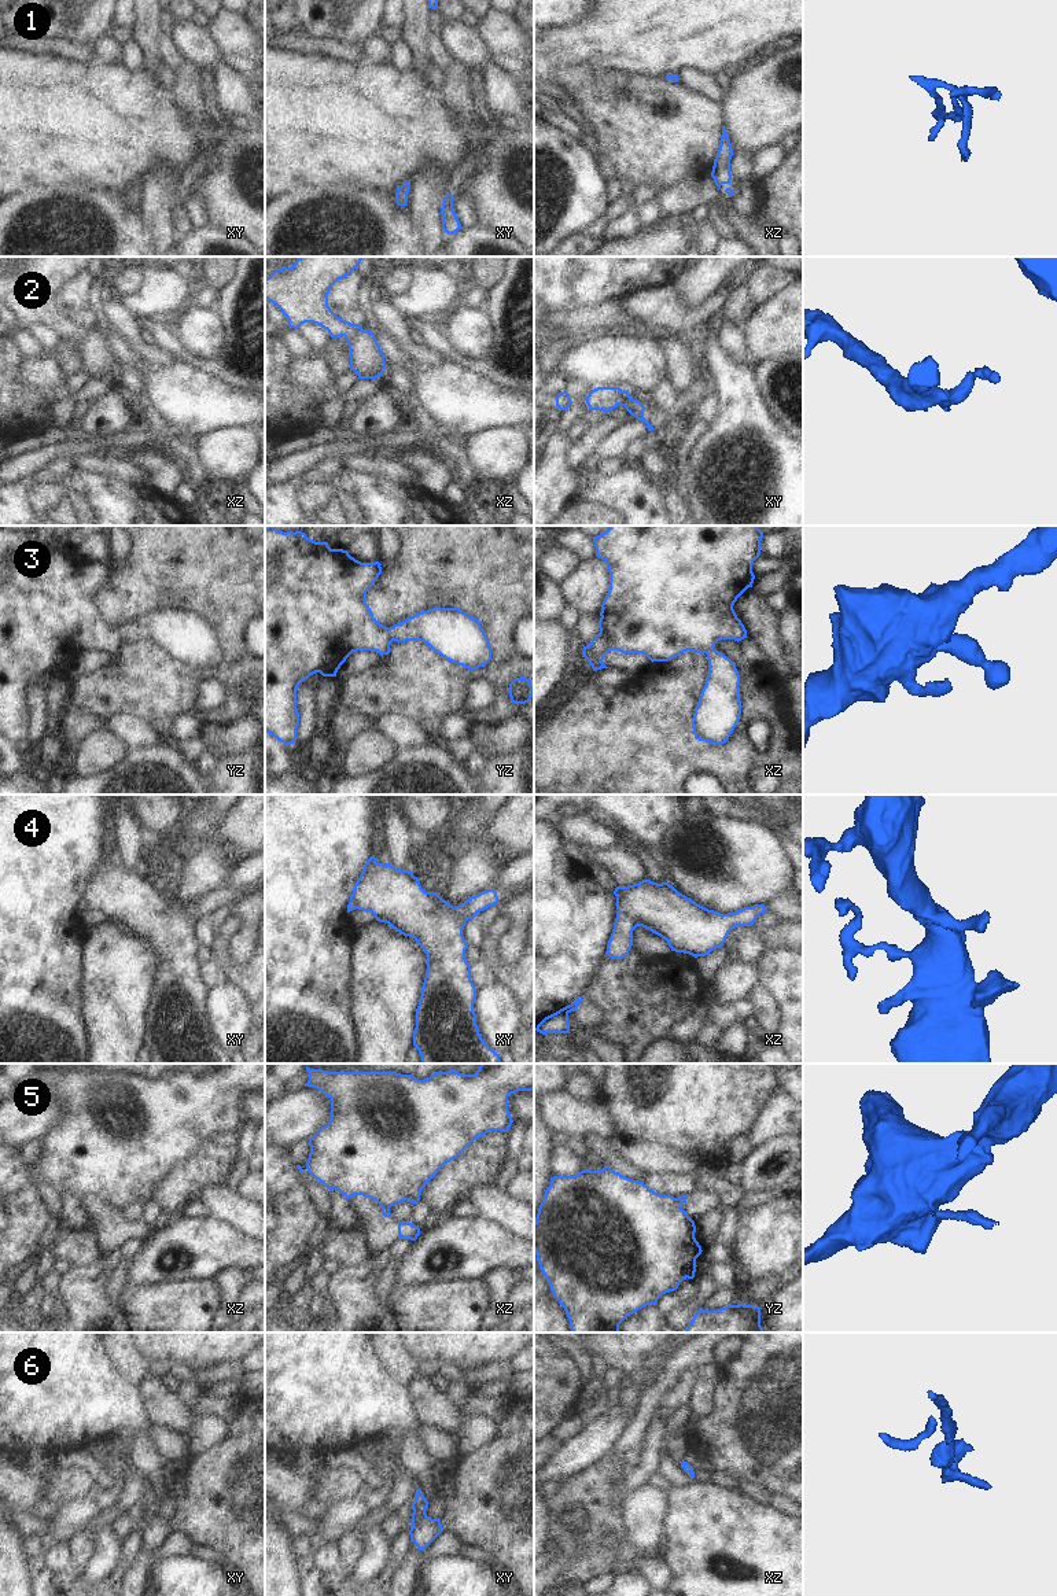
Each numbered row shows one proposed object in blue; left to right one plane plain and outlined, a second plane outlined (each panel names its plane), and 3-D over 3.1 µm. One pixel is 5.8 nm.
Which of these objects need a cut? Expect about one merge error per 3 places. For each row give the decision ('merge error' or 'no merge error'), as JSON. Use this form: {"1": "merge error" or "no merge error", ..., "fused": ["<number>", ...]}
{"1": "no merge error", "2": "no merge error", "3": "no merge error", "4": "no merge error", "5": "merge error", "6": "no merge error", "fused": ["5"]}

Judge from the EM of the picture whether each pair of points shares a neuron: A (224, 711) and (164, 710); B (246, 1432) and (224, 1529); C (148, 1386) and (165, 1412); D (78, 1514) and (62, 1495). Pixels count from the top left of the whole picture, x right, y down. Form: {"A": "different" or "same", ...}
{"A": "same", "B": "same", "C": "same", "D": "different"}

